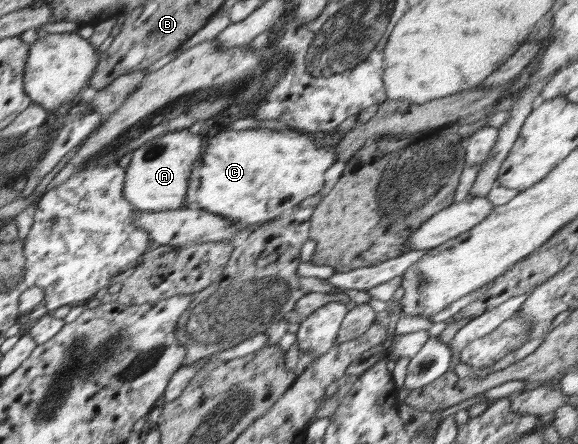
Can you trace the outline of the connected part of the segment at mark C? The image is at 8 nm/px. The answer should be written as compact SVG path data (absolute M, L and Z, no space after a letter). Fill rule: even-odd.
M267 128L235 131L229 129L213 136L201 153L201 166L189 178L184 203L237 221L240 226L271 222L279 214L290 213L305 198L317 194L325 184L325 172L335 164L333 148L319 146L304 132L275 131Z

